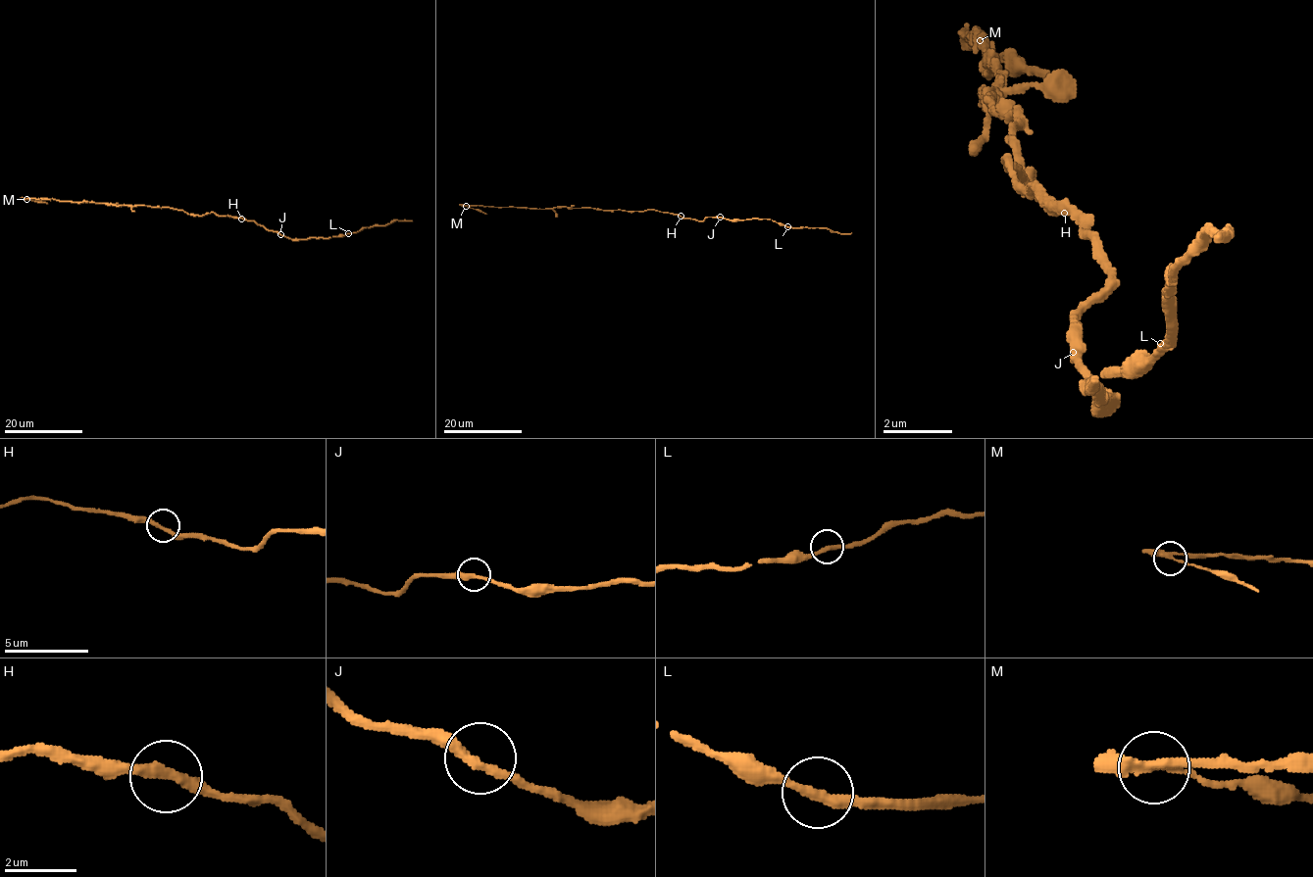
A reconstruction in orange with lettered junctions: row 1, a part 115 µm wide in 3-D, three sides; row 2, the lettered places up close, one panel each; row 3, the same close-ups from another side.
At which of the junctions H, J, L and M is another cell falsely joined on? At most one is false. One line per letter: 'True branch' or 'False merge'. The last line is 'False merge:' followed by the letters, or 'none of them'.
H: True branch
J: True branch
L: True branch
M: False merge
False merge: M

